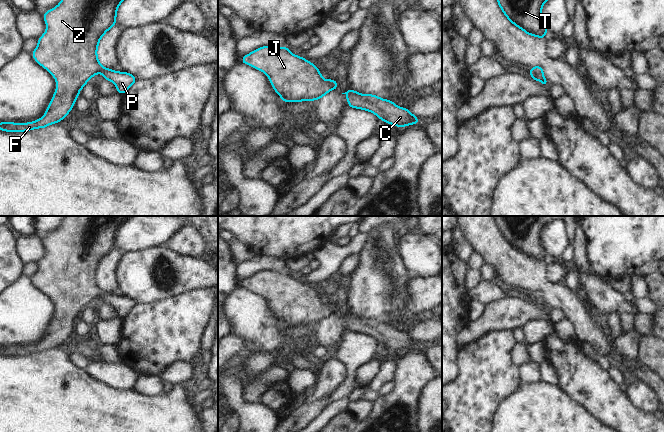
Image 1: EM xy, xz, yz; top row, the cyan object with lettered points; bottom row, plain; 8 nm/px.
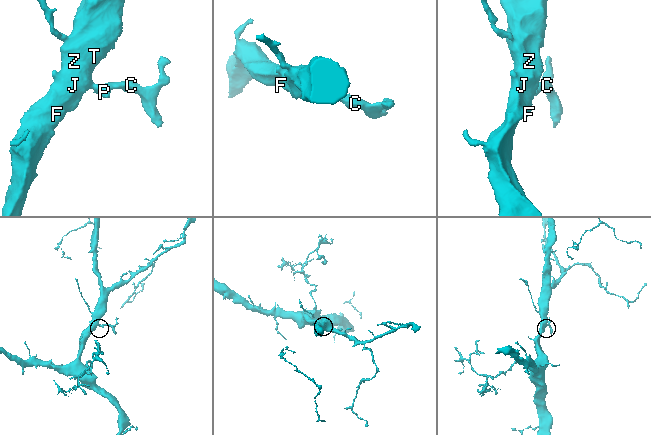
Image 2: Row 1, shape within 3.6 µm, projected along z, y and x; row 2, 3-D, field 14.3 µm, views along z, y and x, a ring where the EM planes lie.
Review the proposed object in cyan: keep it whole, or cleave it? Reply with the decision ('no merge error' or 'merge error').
no merge error

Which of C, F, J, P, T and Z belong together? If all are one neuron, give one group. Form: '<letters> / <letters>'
C F J P T Z

